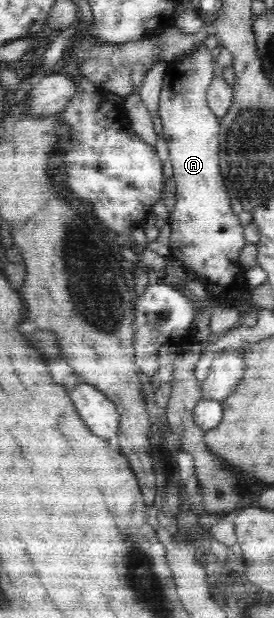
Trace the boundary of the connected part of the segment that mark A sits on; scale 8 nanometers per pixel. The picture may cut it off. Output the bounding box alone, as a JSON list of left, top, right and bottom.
[158,43,252,307]

